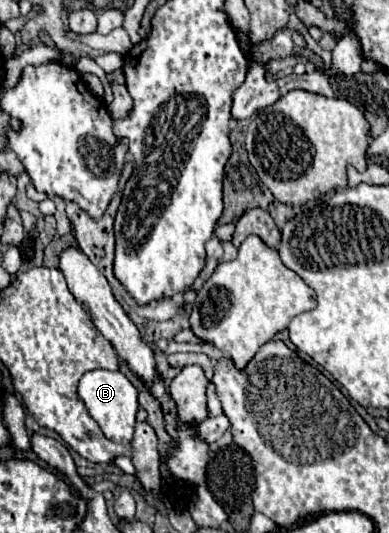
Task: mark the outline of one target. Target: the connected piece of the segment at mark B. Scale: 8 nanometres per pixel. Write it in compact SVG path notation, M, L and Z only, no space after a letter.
M91 370L83 374L79 382L79 396L85 402L91 418L101 426L105 436L117 444L129 444L135 430L135 414L139 408L137 402L137 388L129 382L129 378L123 372L111 372L111 370Z

